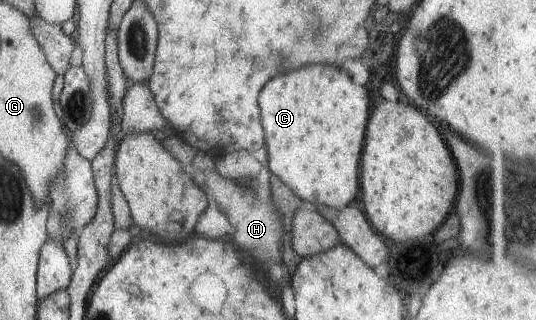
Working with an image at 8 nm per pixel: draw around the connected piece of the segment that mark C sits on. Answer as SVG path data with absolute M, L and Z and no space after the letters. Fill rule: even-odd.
M316 63L292 69L284 75L272 77L258 95L264 147L272 176L280 179L304 204L311 207L324 205L340 209L356 197L359 186L359 161L370 100L362 85L352 83L348 73L332 64Z

